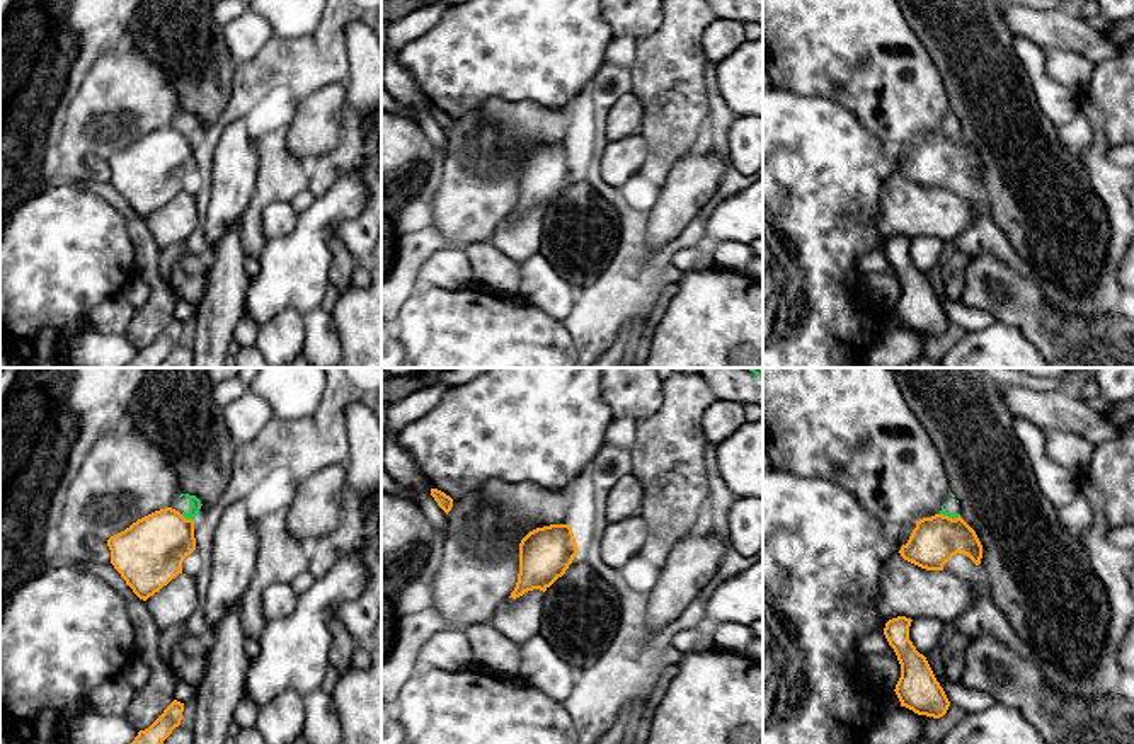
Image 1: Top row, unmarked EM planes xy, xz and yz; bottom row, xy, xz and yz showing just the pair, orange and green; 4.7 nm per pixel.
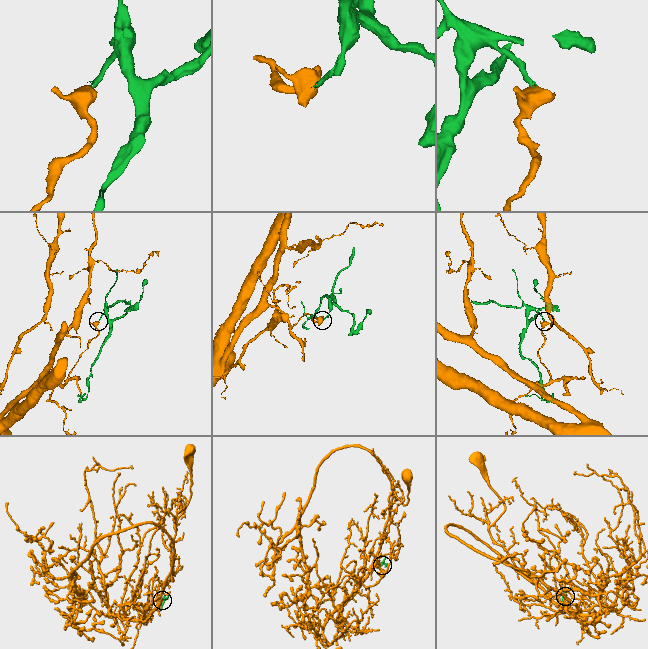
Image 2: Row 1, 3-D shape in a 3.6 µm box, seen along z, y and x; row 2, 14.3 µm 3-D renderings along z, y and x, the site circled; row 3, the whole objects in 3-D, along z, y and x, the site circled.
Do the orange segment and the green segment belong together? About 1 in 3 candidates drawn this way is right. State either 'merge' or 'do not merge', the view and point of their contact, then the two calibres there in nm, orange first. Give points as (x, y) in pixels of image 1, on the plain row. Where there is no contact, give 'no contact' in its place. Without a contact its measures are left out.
do not merge; meets orange in xy at (188, 138); 320 nm thick on the orange side, 60 nm on the other

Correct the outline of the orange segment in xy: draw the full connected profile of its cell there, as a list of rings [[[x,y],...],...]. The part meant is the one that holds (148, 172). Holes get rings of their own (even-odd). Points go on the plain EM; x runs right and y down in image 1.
[[[155,129],[107,158],[111,182],[146,220],[182,192],[182,180],[196,169],[194,140],[179,129]]]

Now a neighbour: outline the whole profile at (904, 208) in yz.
[[[896,170],[880,189],[875,226],[889,240],[897,235],[950,242],[974,226],[977,204],[947,189],[926,189]]]

